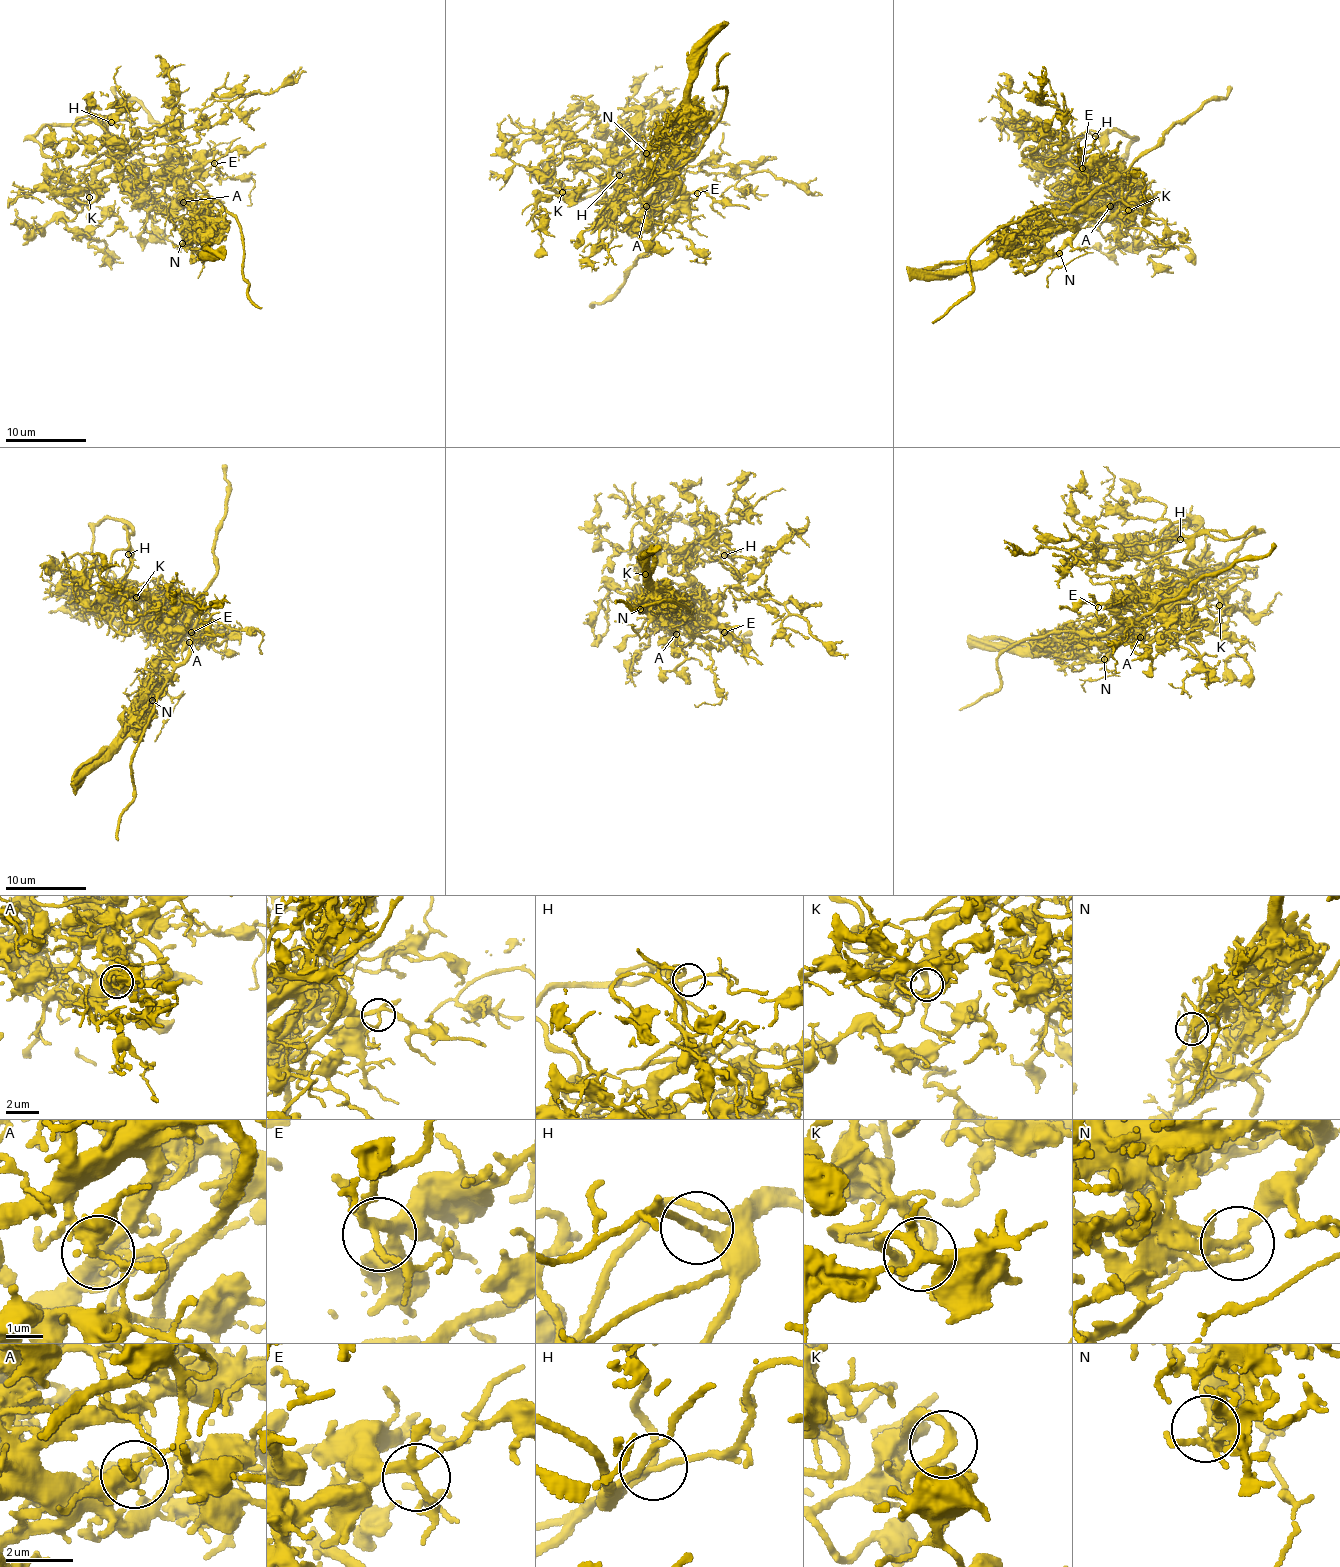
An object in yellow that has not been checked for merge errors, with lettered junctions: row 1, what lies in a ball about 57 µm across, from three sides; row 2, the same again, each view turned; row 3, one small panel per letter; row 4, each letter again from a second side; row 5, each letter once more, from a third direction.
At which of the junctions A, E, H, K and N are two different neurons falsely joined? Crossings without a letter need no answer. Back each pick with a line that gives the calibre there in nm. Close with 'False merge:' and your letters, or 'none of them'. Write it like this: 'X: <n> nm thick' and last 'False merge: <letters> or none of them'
A: 300 nm thick
N: 260 nm thick
False merge: A, N

